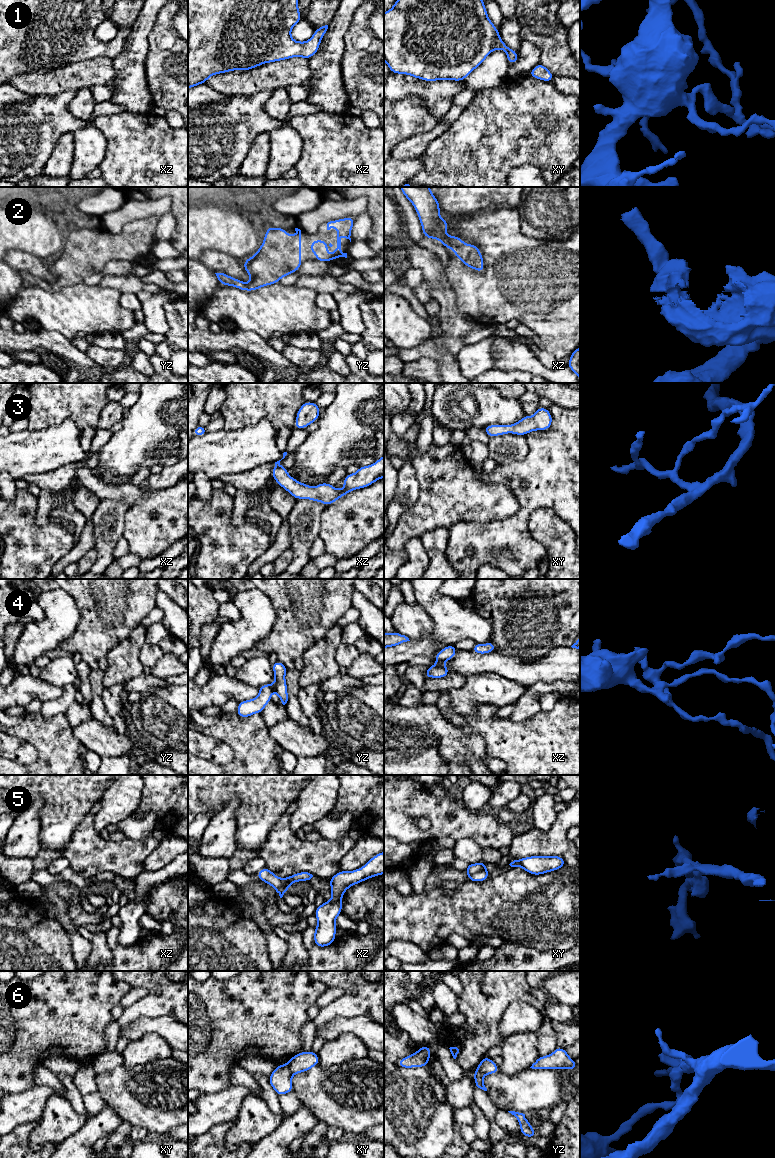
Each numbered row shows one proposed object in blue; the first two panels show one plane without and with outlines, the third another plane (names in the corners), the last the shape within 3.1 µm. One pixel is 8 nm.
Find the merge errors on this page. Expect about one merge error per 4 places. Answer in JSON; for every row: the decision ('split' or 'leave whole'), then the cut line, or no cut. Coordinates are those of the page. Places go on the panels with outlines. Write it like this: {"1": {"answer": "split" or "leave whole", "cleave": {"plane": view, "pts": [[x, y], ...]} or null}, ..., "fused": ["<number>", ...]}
{"1": {"answer": "leave whole", "cleave": null}, "2": {"answer": "leave whole", "cleave": null}, "3": {"answer": "leave whole", "cleave": null}, "4": {"answer": "split", "cleave": {"plane": "xz", "pts": [[438, 663], [442, 664]]}}, "5": {"answer": "split", "cleave": {"plane": "xy", "pts": [[486, 869], [476, 871], [469, 876]]}}, "6": {"answer": "split", "cleave": {"plane": "xy", "pts": [[287, 1063], [287, 1066], [293, 1073]]}}, "fused": ["4", "5", "6"]}

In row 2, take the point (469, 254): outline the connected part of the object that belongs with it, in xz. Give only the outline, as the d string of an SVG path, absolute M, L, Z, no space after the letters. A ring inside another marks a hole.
M399 187L405 197L413 204L420 220L423 235L426 238L438 239L448 250L453 248L454 255L467 267L477 272L484 271L484 262L479 248L465 244L457 236L446 234L447 220L440 218L440 206L429 187Z

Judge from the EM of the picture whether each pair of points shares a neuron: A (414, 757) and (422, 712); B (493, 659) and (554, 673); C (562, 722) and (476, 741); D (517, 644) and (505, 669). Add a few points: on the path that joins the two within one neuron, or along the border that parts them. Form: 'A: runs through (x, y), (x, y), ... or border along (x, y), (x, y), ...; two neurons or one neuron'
A: border along (396, 724), (403, 726), (425, 726), (438, 741); two neurons
B: runs through (508, 666), (519, 671), (539, 671); one neuron
C: border along (462, 728), (482, 737), (486, 753); two neurons
D: border along (494, 650), (526, 660), (535, 660); two neurons

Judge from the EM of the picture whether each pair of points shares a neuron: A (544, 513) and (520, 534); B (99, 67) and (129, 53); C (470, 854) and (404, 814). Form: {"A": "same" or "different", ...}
{"A": "different", "B": "different", "C": "different"}

